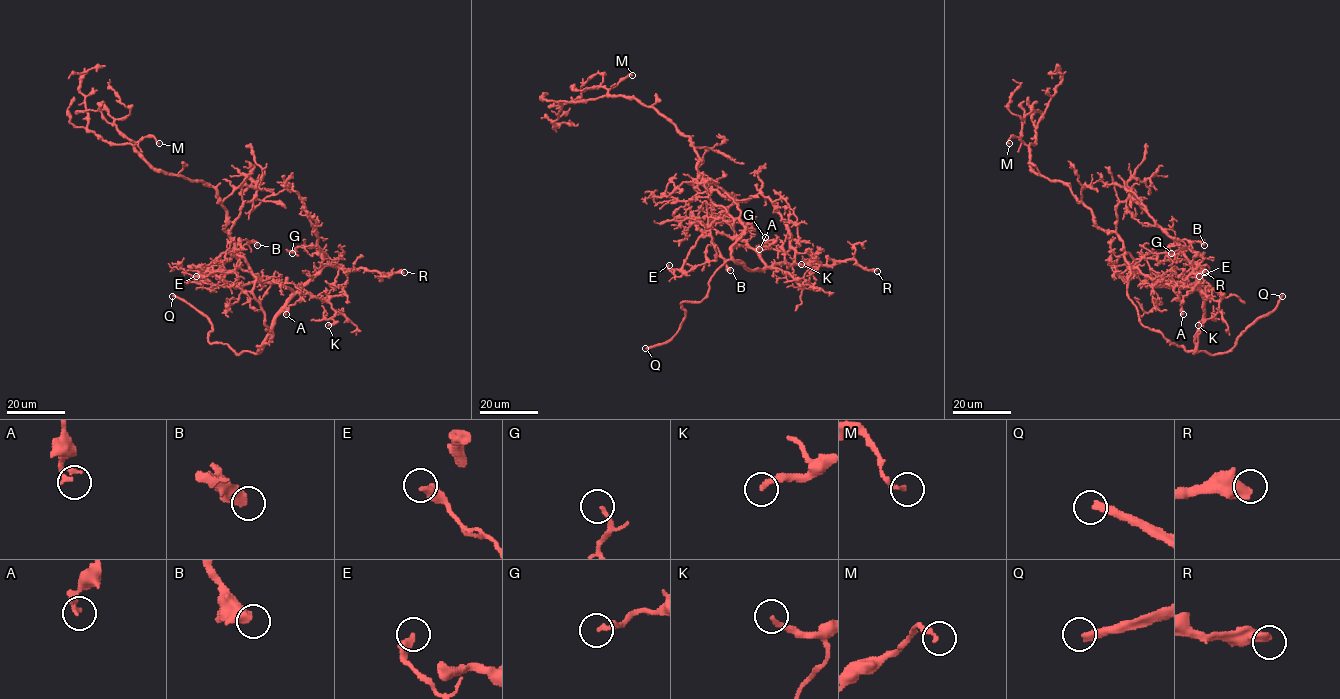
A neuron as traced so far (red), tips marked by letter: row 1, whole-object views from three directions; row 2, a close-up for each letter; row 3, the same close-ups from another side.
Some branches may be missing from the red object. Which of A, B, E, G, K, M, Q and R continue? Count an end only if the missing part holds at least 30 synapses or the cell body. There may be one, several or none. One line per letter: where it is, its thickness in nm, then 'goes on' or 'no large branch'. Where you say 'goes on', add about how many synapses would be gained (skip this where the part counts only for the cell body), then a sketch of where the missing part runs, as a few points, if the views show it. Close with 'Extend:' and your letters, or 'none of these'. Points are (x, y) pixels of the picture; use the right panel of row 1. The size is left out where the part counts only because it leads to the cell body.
A: place (1183, 314); calibre 170 nm; no large branch
B: place (1204, 245); calibre 550 nm; no large branch
E: place (1199, 276); calibre 400 nm; no large branch
G: place (1171, 253); calibre 200 nm; goes on; 60 synapses; course (1171, 253), (1164, 256), (1164, 271), (1157, 269)
K: place (1198, 325); calibre 190 nm; no large branch
M: place (1009, 143); calibre 190 nm; no large branch
Q: place (1282, 296); calibre 320 nm; goes on
R: place (1205, 272); calibre 500 nm; goes on; 130 synapses; course (1205, 272), (1201, 276), (1189, 272), (1175, 288), (1167, 286), (1166, 296), (1157, 304), (1157, 316), (1161, 319)
Extend: G, Q, R

